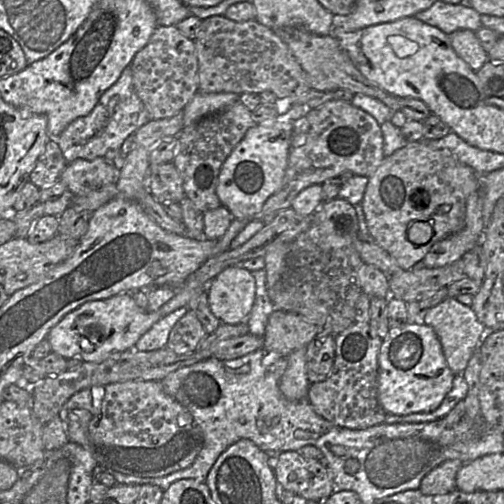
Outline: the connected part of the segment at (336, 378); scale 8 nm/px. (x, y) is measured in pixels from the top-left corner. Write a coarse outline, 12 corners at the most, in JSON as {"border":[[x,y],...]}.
{"border":[[366,322],[335,336],[327,379],[307,398],[334,425],[387,416],[378,399],[382,340]]}

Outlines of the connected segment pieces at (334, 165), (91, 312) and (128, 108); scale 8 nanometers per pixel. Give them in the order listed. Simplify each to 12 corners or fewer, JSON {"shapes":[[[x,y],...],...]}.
{"shapes":[[[351,102],[309,109],[281,186],[251,219],[233,219],[215,255],[251,220],[290,208],[343,171],[370,177],[380,125]],[[190,282],[155,312],[131,293],[84,303],[47,335],[67,360],[102,362],[134,349],[154,323],[191,305]],[[130,64],[56,141],[67,163],[118,151],[150,120]]]}

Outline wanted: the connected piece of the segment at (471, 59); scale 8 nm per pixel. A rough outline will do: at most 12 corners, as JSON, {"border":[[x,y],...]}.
{"border":[[475,32],[448,37],[457,56],[474,72],[488,60]]}

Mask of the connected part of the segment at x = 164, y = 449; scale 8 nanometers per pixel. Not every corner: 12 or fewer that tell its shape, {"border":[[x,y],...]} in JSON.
{"border":[[161,382],[92,386],[58,416],[97,466],[159,478],[204,444]]}

